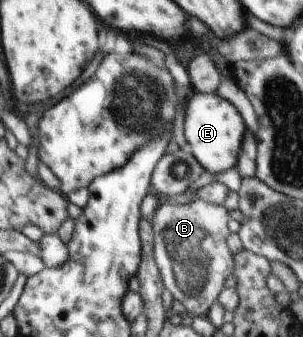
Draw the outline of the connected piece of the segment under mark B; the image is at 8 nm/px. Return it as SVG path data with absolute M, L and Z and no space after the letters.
M197 199L189 204L158 204L156 214L150 218L153 228L153 258L163 286L172 293L174 300L182 303L186 313L193 317L206 316L218 295L225 288L226 279L234 273L233 254L227 246L231 233L240 231L240 223L229 216L225 205Z

